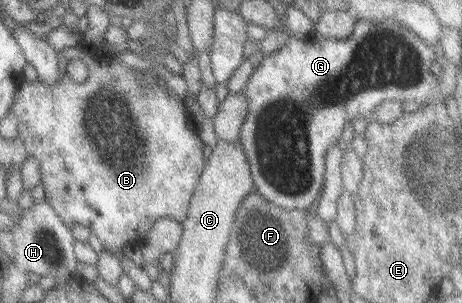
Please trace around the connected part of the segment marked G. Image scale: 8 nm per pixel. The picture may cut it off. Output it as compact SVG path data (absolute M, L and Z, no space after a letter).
M358 18L350 38L340 41L312 37L310 40L288 36L288 42L280 43L279 49L263 59L250 73L241 93L246 101L246 116L238 131L238 142L245 154L253 183L252 191L266 202L284 210L306 210L319 198L322 188L322 172L326 148L330 148L346 122L371 117L382 100L416 100L426 102L430 94L438 90L438 68L434 64L433 50L420 39L414 38L406 28L396 22L380 22L374 26L370 21Z

